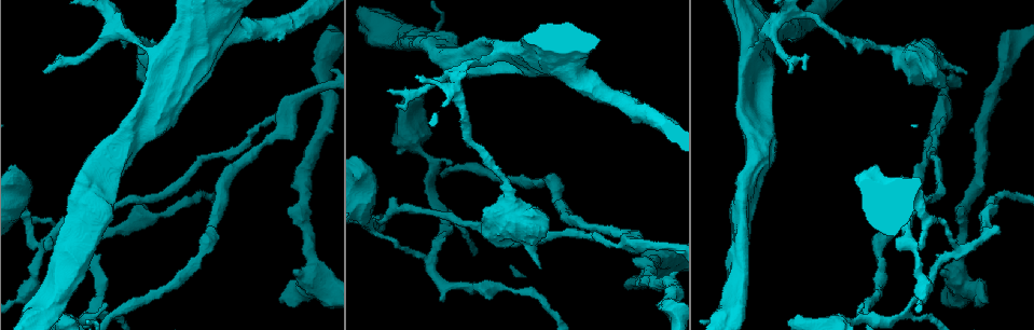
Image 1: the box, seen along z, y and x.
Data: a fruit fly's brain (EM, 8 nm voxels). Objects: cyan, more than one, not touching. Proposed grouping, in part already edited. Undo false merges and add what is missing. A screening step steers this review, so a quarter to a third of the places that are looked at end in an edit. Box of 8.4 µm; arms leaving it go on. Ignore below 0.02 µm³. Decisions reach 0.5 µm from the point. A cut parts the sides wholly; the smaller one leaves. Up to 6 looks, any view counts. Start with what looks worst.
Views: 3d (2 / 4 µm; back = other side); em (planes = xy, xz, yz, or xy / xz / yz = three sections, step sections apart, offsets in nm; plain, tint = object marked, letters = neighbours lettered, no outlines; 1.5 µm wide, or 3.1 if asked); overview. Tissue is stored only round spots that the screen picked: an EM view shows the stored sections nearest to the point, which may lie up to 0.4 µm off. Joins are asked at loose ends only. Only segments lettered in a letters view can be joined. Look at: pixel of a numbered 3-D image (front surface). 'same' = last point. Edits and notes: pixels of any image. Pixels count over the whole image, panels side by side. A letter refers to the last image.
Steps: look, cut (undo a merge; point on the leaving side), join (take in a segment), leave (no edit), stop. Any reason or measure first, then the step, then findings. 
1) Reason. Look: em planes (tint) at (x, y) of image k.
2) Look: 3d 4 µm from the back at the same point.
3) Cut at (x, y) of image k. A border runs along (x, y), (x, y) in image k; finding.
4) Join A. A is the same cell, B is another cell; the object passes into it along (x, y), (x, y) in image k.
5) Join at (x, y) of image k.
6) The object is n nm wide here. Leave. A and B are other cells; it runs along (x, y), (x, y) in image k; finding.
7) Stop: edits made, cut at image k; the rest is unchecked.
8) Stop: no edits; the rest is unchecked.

Look: 3d 2 µm at (27, 223) of image 1.

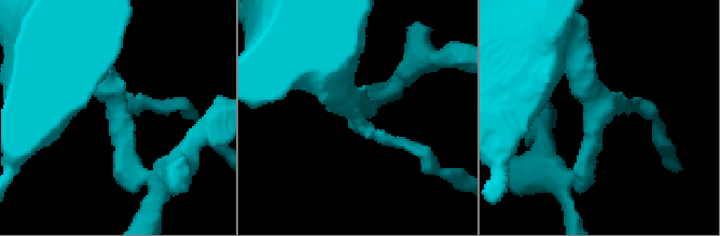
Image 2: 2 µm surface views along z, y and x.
Look: em xz step 4 (letters) at (595, 106) of image 2.

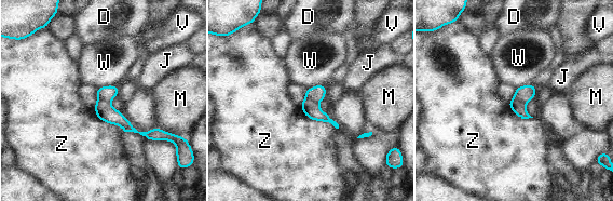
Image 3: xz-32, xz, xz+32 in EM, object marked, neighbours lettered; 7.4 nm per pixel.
3 arms meet here. Cut at (105, 111) of image 3. D, J, M, V, W and Z are other cells; a border runs along (97, 99), (109, 102) in image 3; two neurons meet here.

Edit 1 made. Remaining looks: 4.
Free end. Look: em planes (letters) at (984, 298) of image 1.

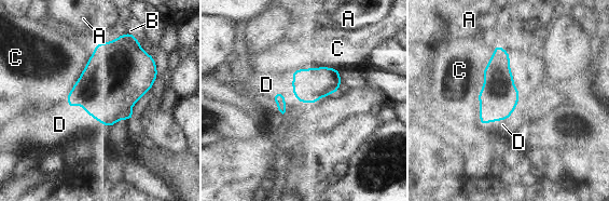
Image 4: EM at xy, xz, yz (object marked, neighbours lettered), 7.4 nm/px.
Join D. D is the same cell, A, B and C are other cells; the object passes into it along (279, 98), (285, 101), (266, 84) in image 4; it goes on there.

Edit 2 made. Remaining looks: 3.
Stop: edits made, cut at image 3, join at image 4; the rest is unchecked.

